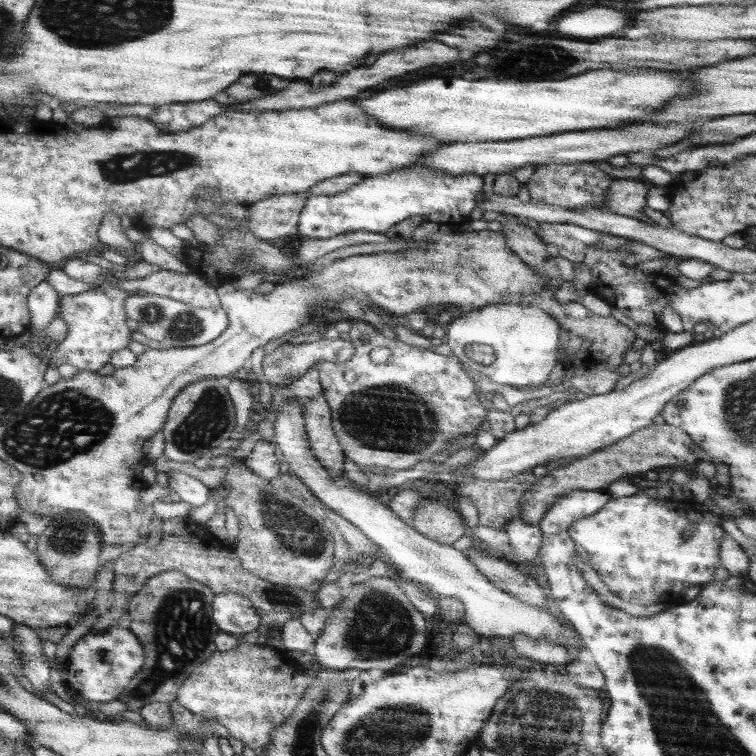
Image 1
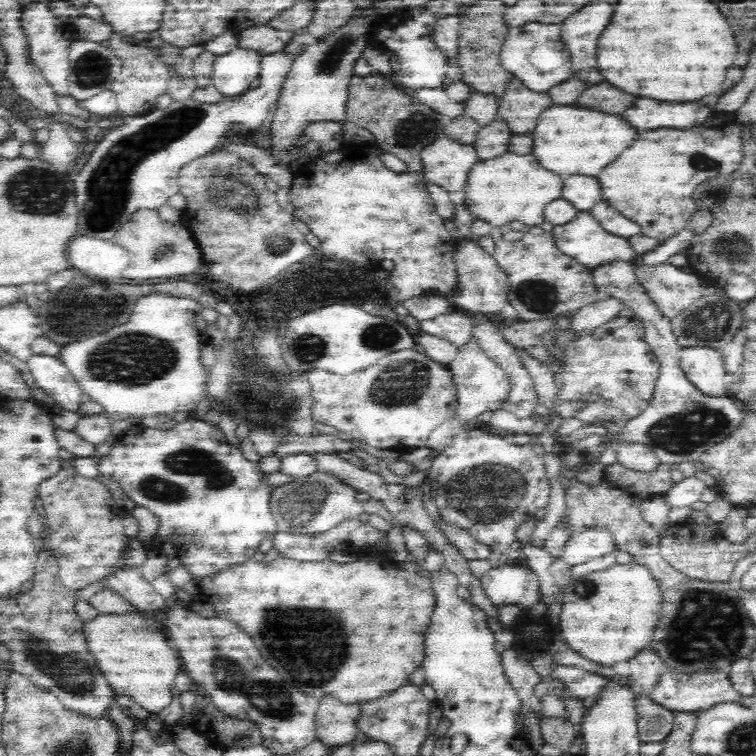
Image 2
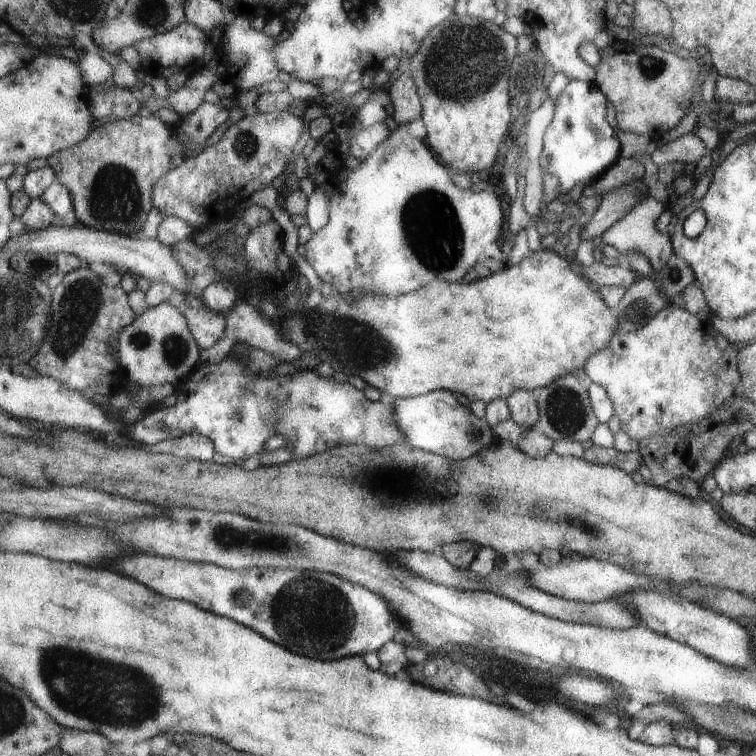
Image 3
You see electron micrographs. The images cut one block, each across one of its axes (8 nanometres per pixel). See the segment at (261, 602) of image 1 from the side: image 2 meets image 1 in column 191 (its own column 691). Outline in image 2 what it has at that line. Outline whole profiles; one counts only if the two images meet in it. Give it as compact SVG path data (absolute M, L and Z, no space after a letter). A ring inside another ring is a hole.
M718 494L716 499L702 510L706 515L704 522L690 519L683 524L670 525L666 532L660 535L663 559L669 562L673 569L678 569L692 579L729 582L736 563L749 553L744 544L732 544L720 532L719 524L728 518L733 508L733 504L725 496Z

